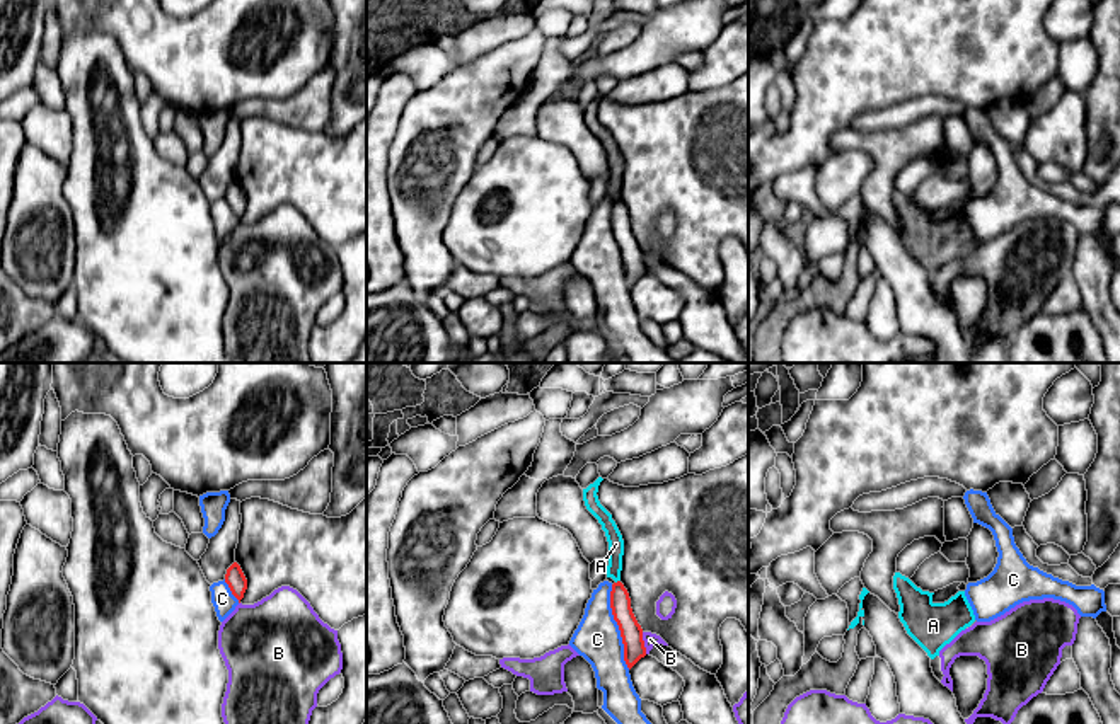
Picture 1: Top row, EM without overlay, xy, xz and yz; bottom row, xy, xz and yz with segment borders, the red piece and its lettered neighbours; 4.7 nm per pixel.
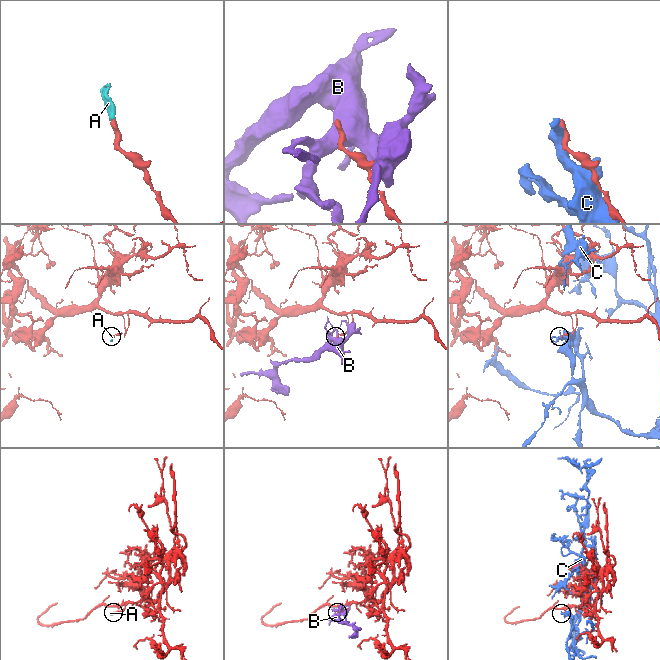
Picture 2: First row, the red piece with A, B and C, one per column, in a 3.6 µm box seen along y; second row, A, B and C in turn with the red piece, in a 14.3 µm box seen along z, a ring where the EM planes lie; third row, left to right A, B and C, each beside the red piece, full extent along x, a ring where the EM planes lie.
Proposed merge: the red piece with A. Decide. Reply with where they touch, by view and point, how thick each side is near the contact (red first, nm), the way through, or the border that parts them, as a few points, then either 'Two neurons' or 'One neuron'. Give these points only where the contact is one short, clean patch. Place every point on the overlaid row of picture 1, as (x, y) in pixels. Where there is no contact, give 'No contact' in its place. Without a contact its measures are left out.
Touches red at xz (617, 581). Thickness 110 nm (red) against 80 nm. Boundary: xz (619, 580), (616, 583). Two neurons

